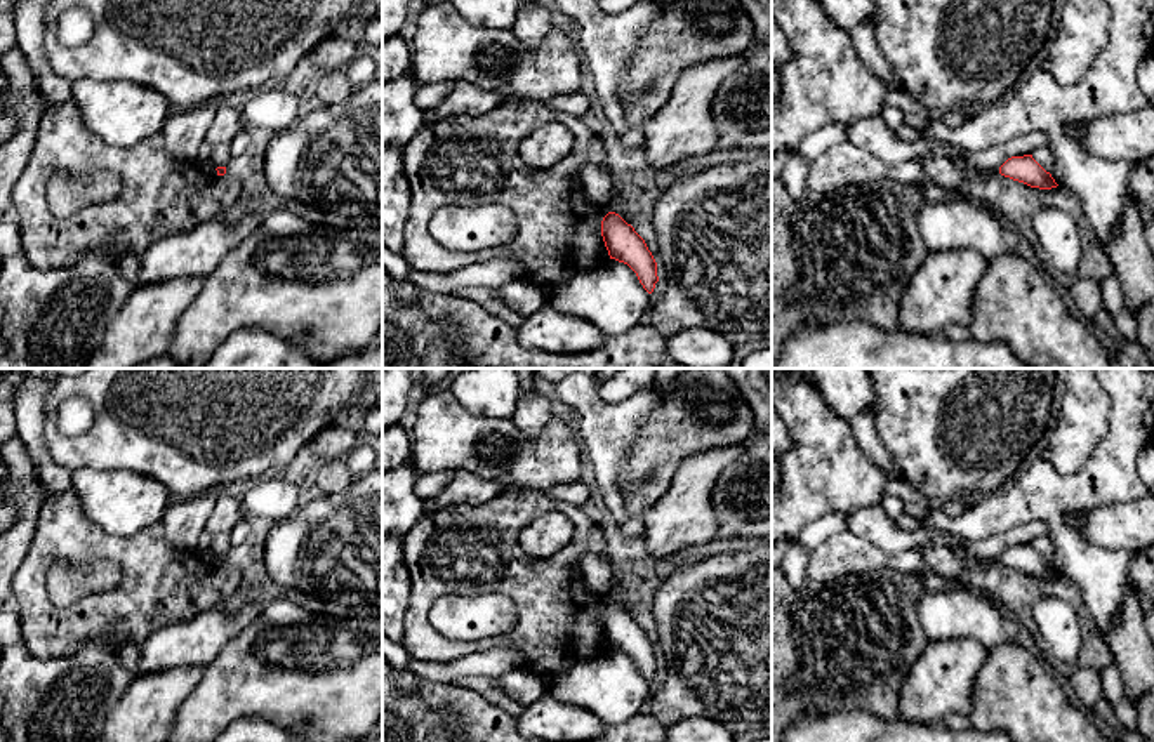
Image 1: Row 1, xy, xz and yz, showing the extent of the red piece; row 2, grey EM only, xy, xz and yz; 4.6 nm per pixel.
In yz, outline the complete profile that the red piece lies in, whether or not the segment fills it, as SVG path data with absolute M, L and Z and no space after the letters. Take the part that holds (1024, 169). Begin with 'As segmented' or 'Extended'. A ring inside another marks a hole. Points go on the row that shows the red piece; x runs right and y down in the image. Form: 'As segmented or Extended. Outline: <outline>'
As segmented. Outline: M1032 155L1008 158L999 167L999 174L1031 188L1051 189L1058 186L1051 174L1046 172Z

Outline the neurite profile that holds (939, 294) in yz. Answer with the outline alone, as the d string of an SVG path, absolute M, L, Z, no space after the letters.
M973 250L928 252L900 302L900 328L940 334L947 325L970 327L972 297L989 261Z

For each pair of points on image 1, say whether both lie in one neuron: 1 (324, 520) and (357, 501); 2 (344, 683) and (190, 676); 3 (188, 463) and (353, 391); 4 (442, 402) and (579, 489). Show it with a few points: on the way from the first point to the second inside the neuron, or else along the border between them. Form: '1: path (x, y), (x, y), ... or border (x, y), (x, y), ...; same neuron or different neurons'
1: path (332, 520), (338, 520), (348, 510); same neuron
2: border (205, 668), (197, 687), (178, 709); different neurons
3: path (230, 421), (259, 391), (311, 391); same neuron
4: border (579, 480), (557, 483), (544, 490); different neurons

